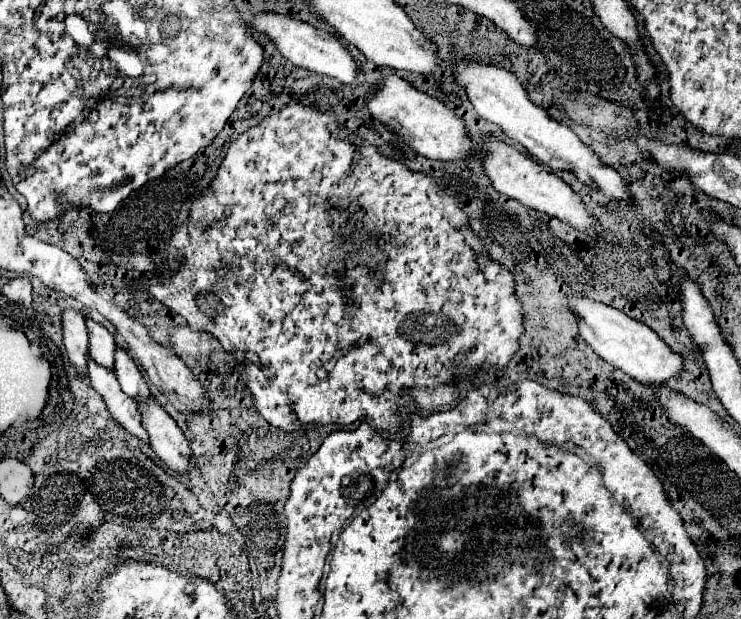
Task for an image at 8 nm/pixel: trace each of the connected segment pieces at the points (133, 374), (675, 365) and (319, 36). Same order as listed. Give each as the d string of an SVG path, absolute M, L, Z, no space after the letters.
M116 347L116 353L114 353L114 373L116 373L118 381L120 381L122 391L126 395L130 395L132 399L142 401L142 399L146 399L150 395L148 385L142 379L136 363L132 361L132 357L122 347Z
M570 299L570 307L580 317L580 337L604 361L612 363L616 369L622 369L626 375L640 381L642 385L662 385L684 371L682 355L670 351L670 345L642 321L632 319L614 307L596 303L592 299Z
M262 13L256 15L256 25L254 25L260 33L266 33L274 45L278 47L278 51L292 61L296 67L304 67L308 71L314 73L322 73L328 77L338 79L344 85L356 85L356 73L360 69L360 63L354 61L354 57L350 55L350 51L346 49L346 45L342 43L342 39L330 31L324 29L316 29L304 21L292 19L292 17L284 17L284 15L276 15L276 13Z

